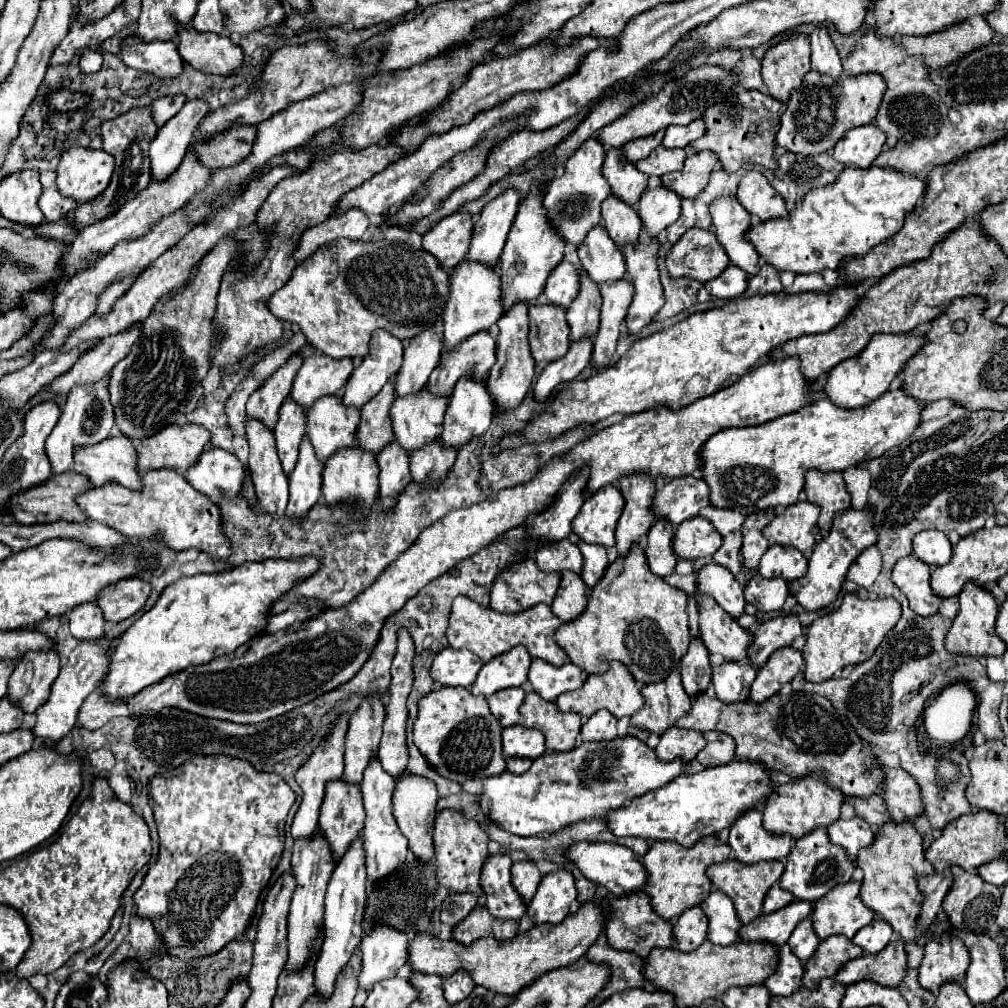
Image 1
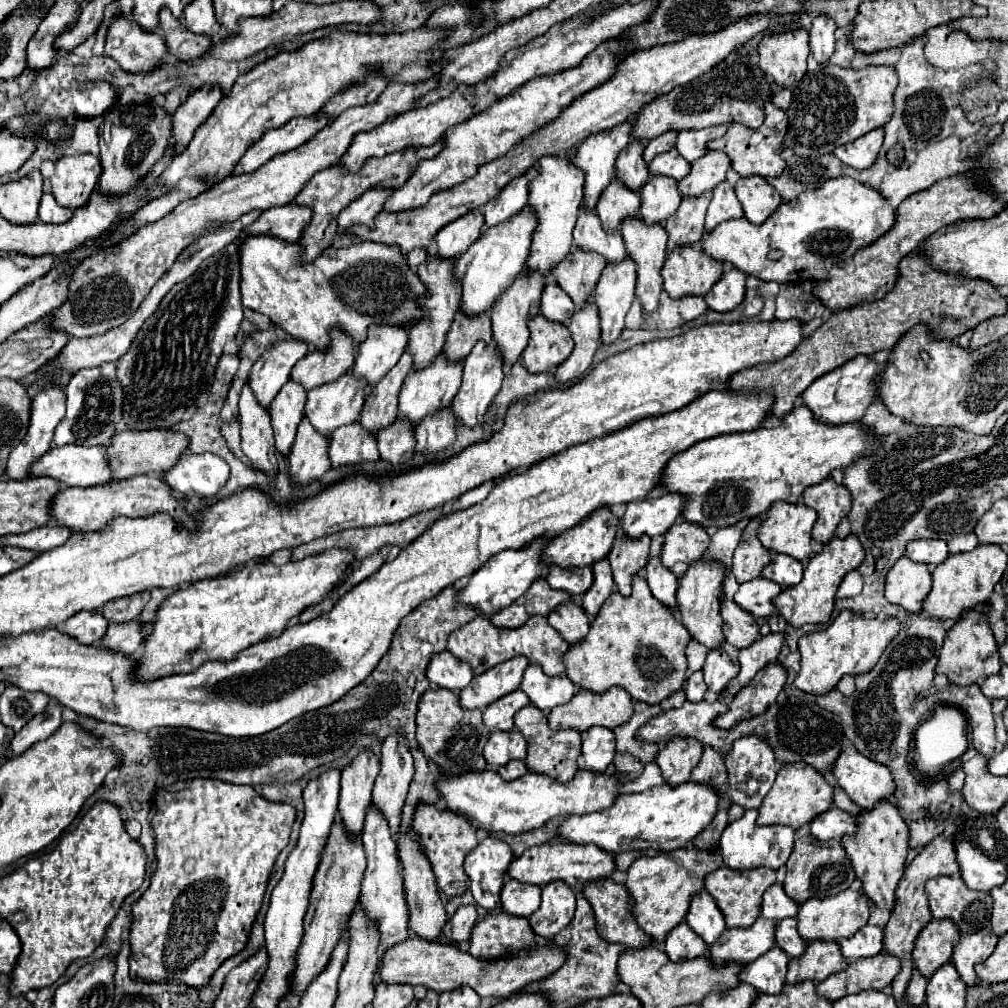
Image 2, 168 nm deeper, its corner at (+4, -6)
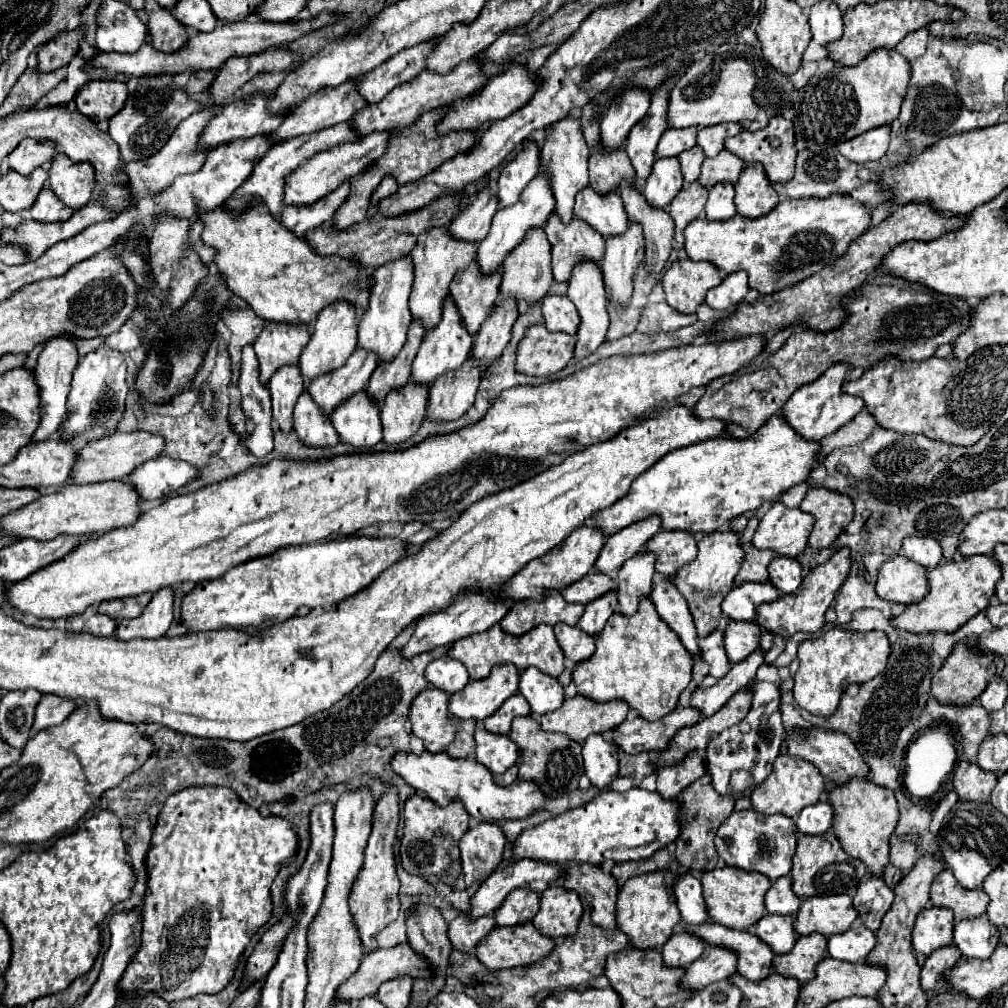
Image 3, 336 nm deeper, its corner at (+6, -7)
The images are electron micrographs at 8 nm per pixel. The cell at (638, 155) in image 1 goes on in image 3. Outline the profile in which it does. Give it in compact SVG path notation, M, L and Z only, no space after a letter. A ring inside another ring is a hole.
M669 127L659 141L657 157L673 157L695 147L695 135L697 135L697 127L687 127L687 129Z

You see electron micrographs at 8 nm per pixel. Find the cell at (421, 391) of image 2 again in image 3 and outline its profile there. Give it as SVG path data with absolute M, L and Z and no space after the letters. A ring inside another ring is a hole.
M447 297L447 303L443 303L443 319L439 327L431 329L431 335L423 335L423 343L417 351L417 357L413 361L411 377L419 383L433 383L433 379L449 369L457 369L463 365L463 361L469 357L473 345L473 337L463 331L463 325L459 323L459 311L451 307L451 297Z

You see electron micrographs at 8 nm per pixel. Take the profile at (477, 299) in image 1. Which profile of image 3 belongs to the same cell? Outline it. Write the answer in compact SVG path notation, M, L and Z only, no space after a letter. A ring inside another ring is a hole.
M537 175L529 187L523 189L523 195L519 197L519 203L515 203L515 207L501 207L495 217L493 217L493 225L489 235L479 243L477 249L477 261L481 265L481 269L485 273L495 271L505 257L521 243L521 239L525 237L525 233L533 227L543 227L547 223L547 217L553 213L555 209L555 197L551 195L551 183L547 183L547 175Z

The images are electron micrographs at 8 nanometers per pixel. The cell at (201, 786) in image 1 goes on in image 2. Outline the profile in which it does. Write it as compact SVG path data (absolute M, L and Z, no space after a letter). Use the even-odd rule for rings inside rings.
M199 778L199 780L189 780L189 784L185 784L187 788L183 788L181 792L165 792L159 790L155 792L155 818L151 822L153 830L155 830L155 856L157 856L157 870L151 876L151 884L145 890L145 894L133 902L133 924L131 924L131 958L129 958L129 966L131 966L131 976L133 978L141 978L145 982L177 982L177 984L187 984L187 986L203 986L213 972L221 966L221 962L225 958L231 958L233 954L241 952L245 948L247 936L251 932L251 926L255 922L255 916L263 904L263 896L267 890L267 880L269 874L273 870L273 864L277 860L277 854L287 846L289 840L289 832L291 826L295 822L295 808L291 804L285 802L271 802L263 796L259 796L253 786L237 786L237 784L227 784L221 780L207 780L207 778ZM187 858L195 860L195 868L193 872L185 872L183 864Z

